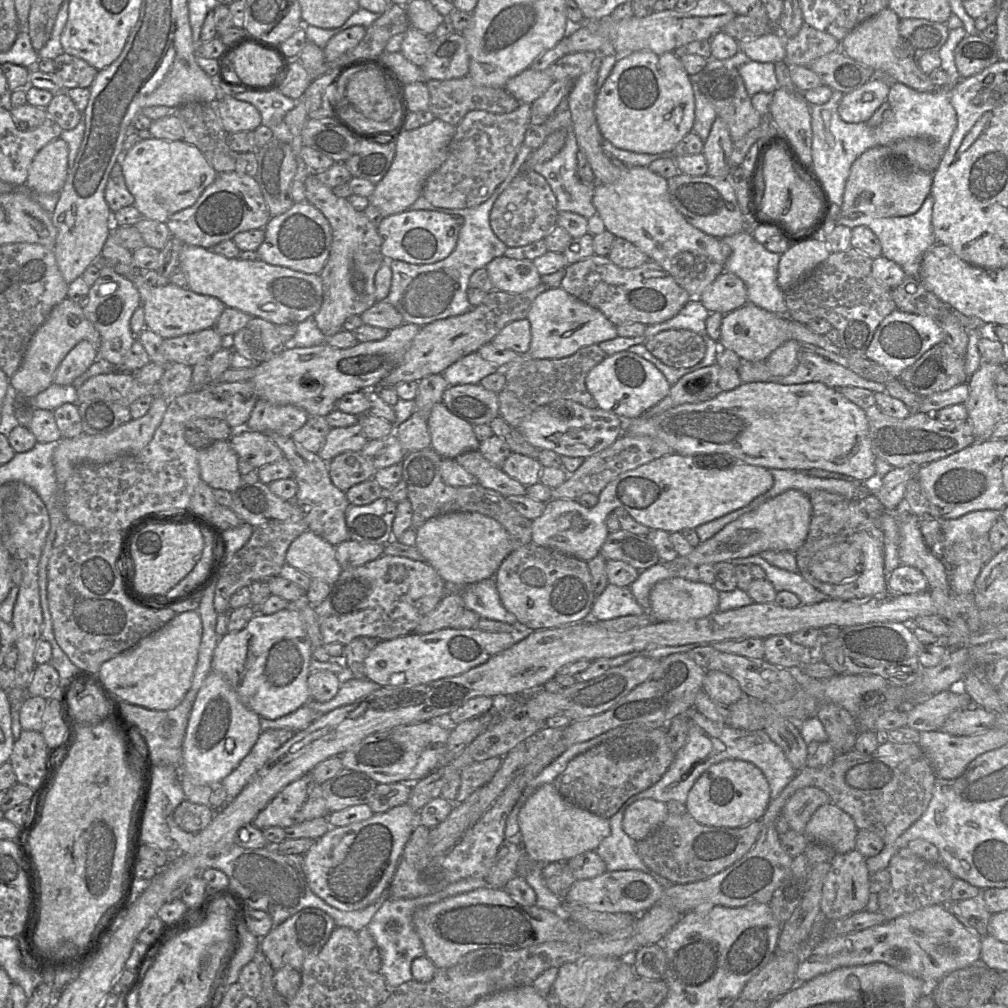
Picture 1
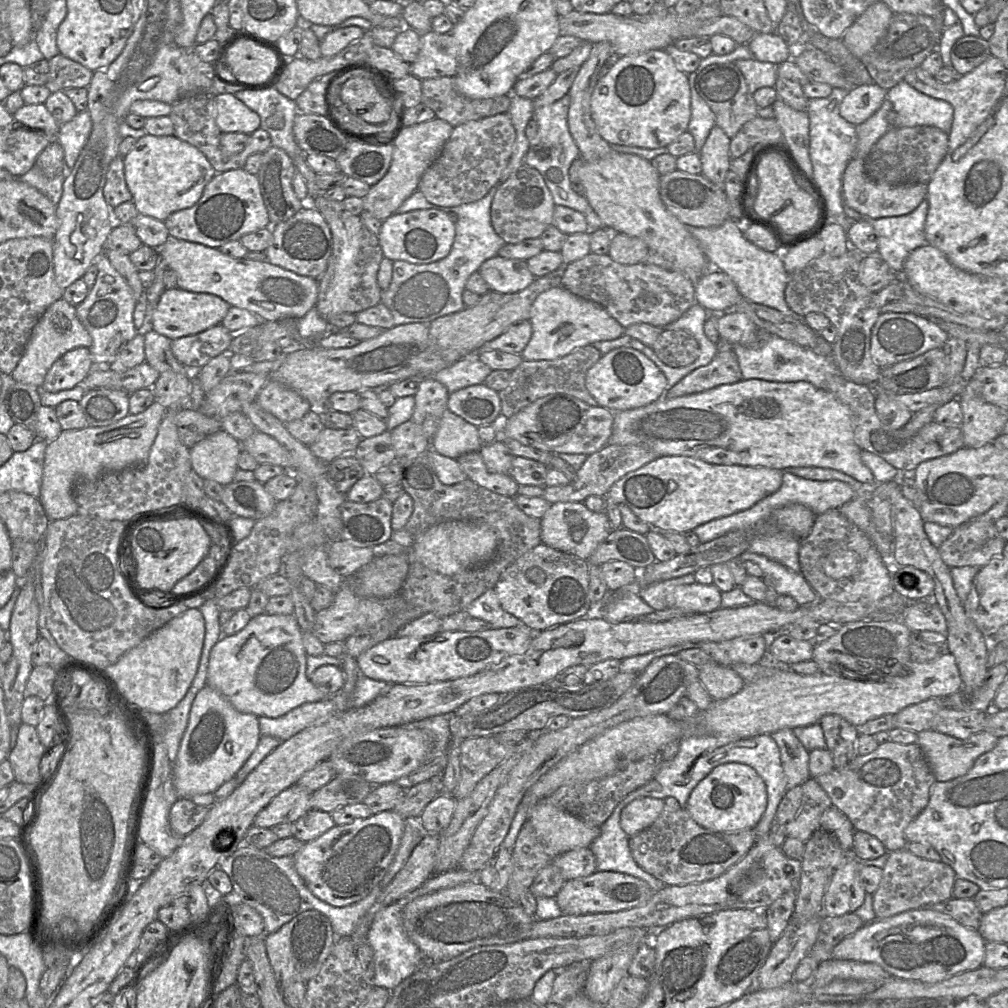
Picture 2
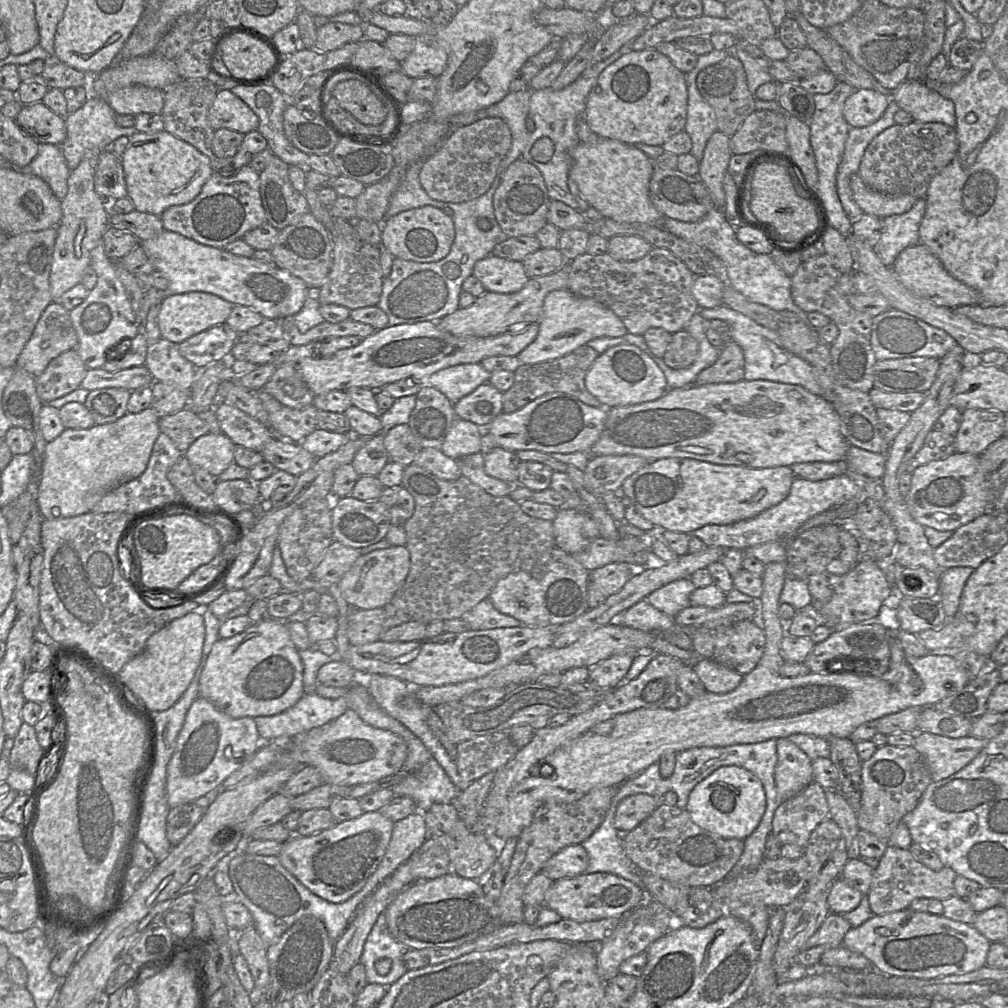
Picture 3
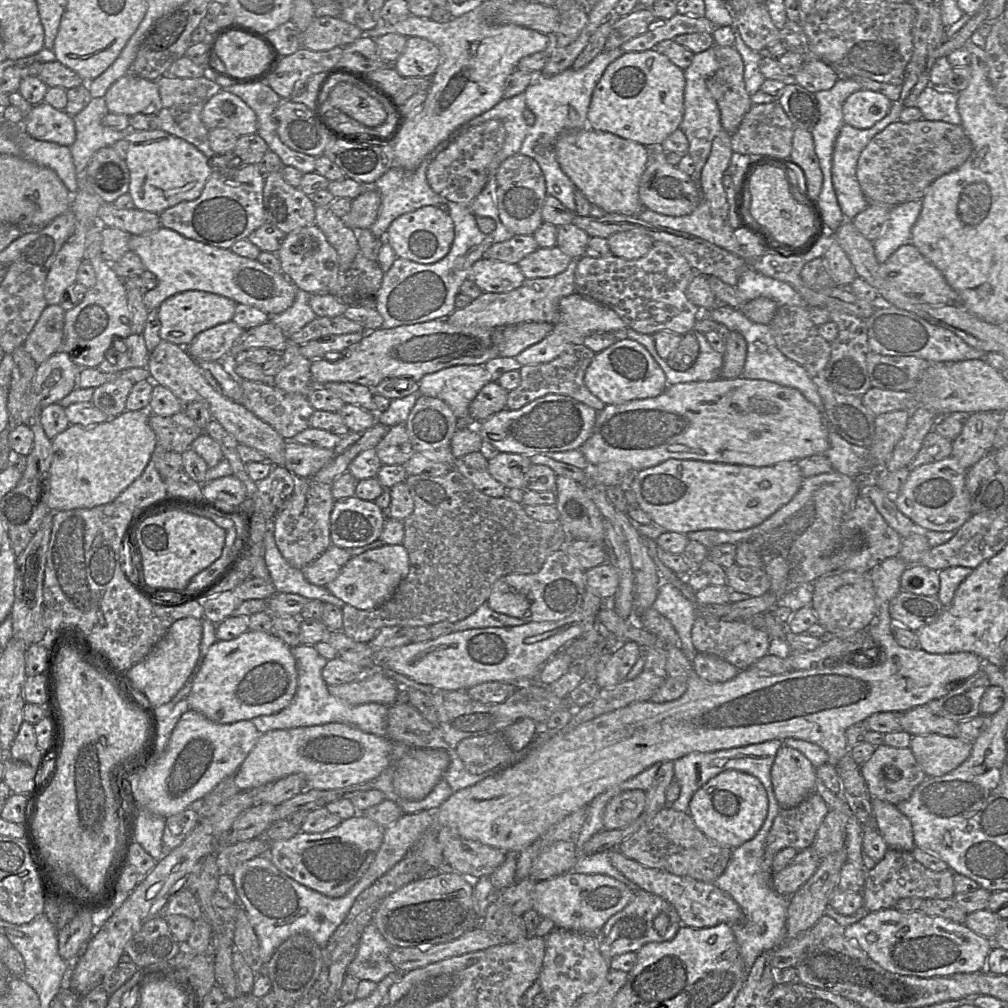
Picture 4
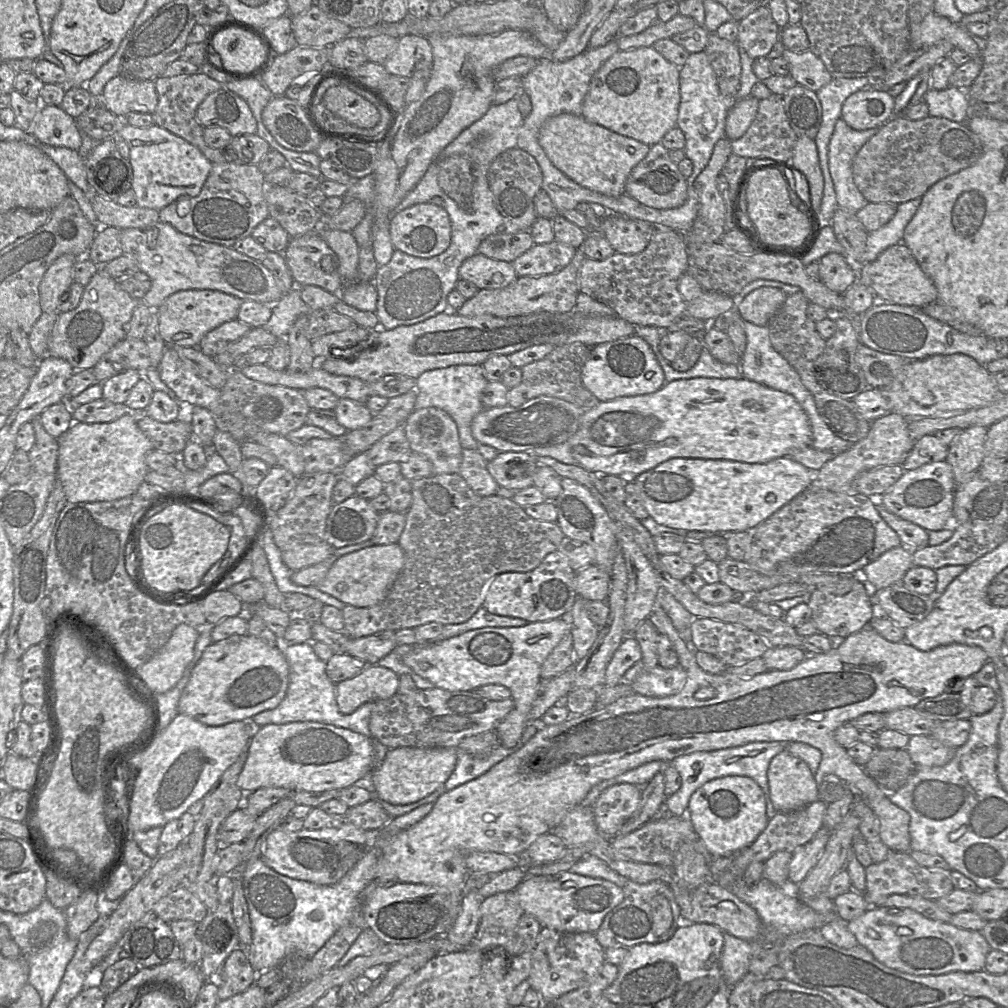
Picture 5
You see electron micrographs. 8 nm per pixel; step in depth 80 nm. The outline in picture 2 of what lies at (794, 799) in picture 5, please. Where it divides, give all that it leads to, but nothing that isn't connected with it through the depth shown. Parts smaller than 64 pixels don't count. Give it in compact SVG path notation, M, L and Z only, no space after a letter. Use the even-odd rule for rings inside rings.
M785 728L772 733L771 736L780 749L788 790L809 780L809 752L795 736L793 729Z

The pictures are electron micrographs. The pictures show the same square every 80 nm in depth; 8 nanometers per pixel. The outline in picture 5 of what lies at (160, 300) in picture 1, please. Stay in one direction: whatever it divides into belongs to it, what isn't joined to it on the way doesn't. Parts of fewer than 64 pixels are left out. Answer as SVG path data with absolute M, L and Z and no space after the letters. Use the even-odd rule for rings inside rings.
M189 289L189 290L181 290L178 292L175 292L174 294L170 295L161 305L158 309L152 310L152 311L157 311L158 317L159 317L159 332L163 340L168 346L185 346L185 347L198 347L201 339L211 330L219 327L225 322L228 322L230 320L236 319L238 315L239 308L242 304L243 300L240 298L227 294L222 291L218 290L212 290L212 289Z

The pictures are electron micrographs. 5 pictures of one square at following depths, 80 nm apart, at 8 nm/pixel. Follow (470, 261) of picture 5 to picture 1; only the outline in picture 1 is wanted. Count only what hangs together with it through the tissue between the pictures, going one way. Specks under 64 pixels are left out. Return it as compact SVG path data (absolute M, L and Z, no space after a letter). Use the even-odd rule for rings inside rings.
M503 255L493 259L485 268L493 290L523 293L541 283L541 275L531 260L516 260Z

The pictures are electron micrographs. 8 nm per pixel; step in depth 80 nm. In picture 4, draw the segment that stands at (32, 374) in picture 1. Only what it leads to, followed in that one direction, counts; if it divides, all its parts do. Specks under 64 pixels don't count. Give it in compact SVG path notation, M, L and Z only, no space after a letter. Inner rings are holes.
M47 305L23 343L37 365L59 351L63 341L66 311L59 305Z

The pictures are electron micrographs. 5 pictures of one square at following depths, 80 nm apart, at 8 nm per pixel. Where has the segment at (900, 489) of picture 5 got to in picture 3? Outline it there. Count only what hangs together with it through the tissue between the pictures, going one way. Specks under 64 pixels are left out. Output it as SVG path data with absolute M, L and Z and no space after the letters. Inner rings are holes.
M954 452L944 459L917 467L912 473L910 490L904 499L918 523L938 531L955 531L987 513L987 482L979 464L979 456Z

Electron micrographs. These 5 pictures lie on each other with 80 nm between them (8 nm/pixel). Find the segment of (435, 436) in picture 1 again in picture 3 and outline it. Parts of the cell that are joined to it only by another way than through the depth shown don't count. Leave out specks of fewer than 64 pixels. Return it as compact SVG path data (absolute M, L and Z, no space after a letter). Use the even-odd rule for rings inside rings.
M456 417L440 450L454 460L481 452L483 431L478 425Z

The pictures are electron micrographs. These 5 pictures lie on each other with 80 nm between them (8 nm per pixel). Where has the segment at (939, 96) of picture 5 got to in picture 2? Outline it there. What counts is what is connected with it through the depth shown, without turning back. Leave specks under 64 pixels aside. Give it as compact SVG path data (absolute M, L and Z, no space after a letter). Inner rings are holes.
M904 80L888 90L887 99L898 115L896 127L934 126L949 134L954 118L949 102L921 93Z

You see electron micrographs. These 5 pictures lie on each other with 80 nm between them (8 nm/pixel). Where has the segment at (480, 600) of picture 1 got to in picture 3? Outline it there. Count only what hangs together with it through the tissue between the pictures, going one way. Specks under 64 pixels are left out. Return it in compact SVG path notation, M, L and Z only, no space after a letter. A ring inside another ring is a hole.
M488 598L479 602L462 615L470 630L486 630L522 626L523 623L512 616L496 610Z

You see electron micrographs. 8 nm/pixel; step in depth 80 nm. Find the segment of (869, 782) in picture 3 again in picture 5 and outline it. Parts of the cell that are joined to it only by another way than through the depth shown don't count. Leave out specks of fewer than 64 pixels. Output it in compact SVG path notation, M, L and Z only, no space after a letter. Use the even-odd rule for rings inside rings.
M876 748L863 768L883 790L892 793L901 788L918 767L906 749Z

